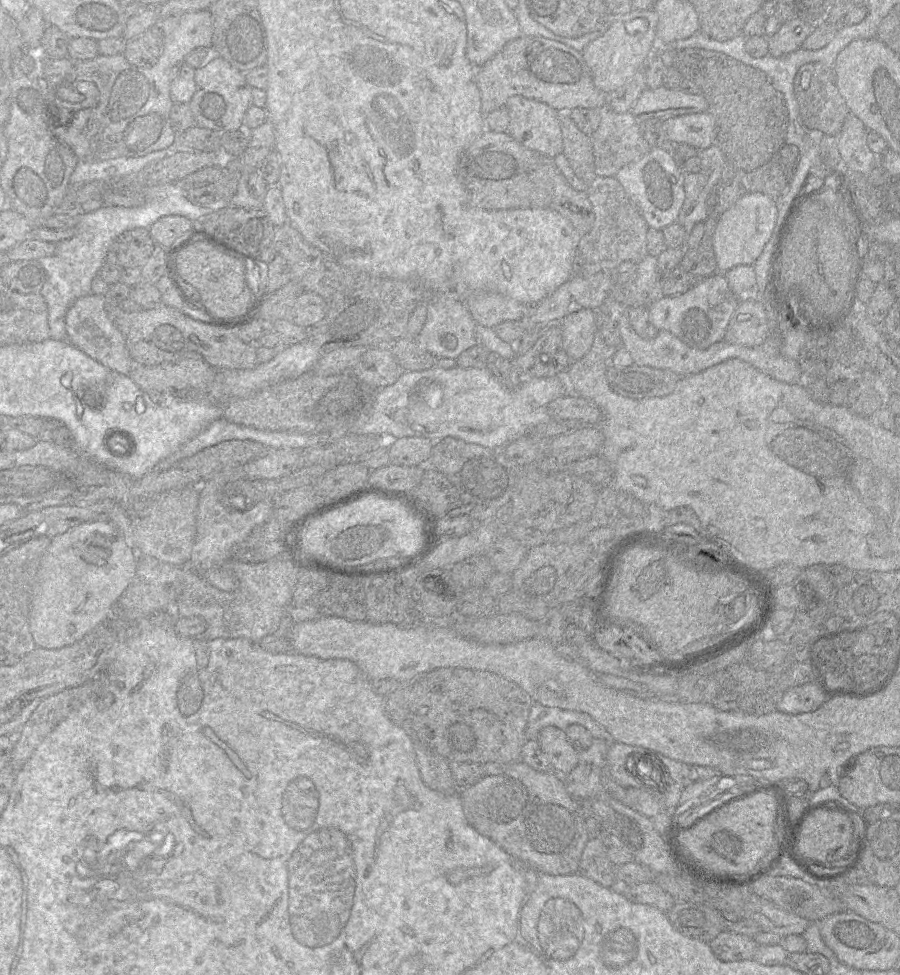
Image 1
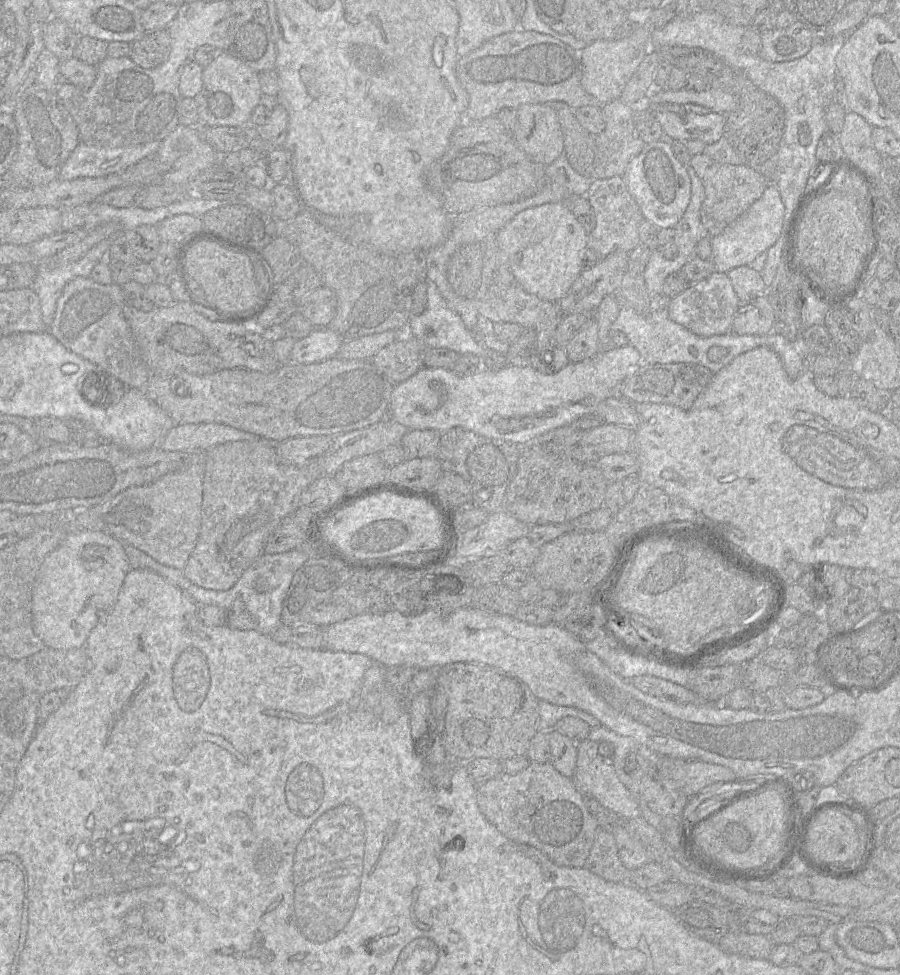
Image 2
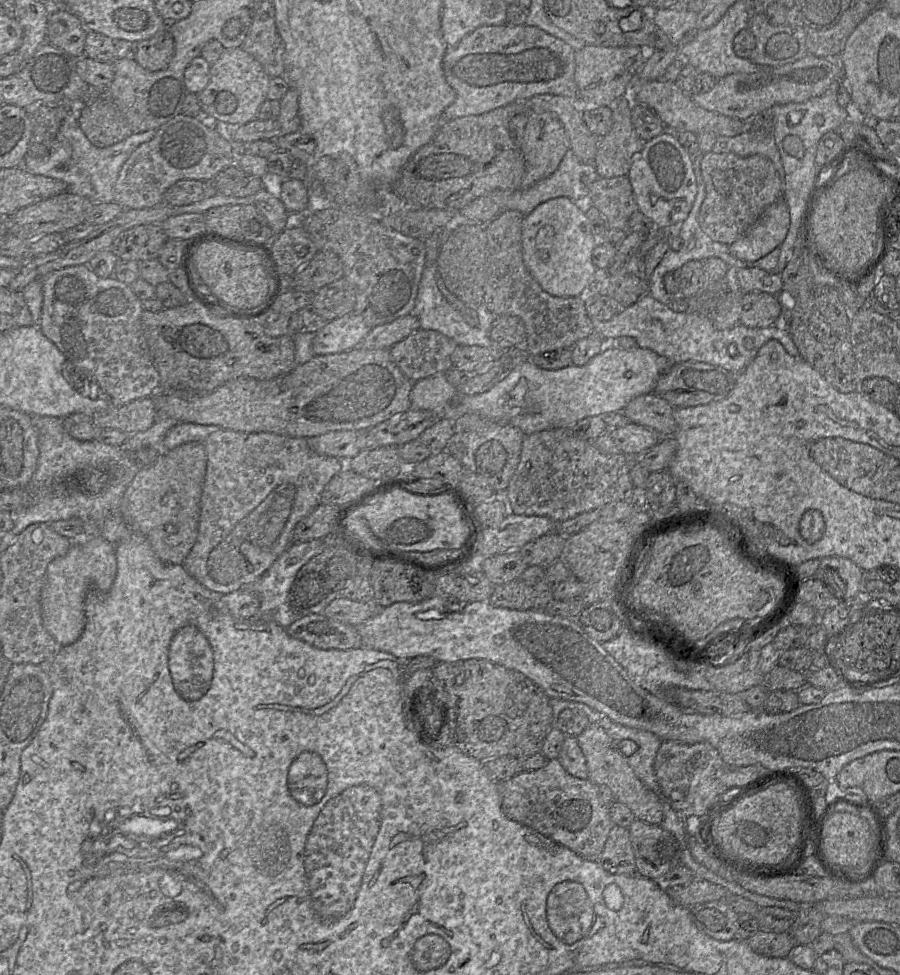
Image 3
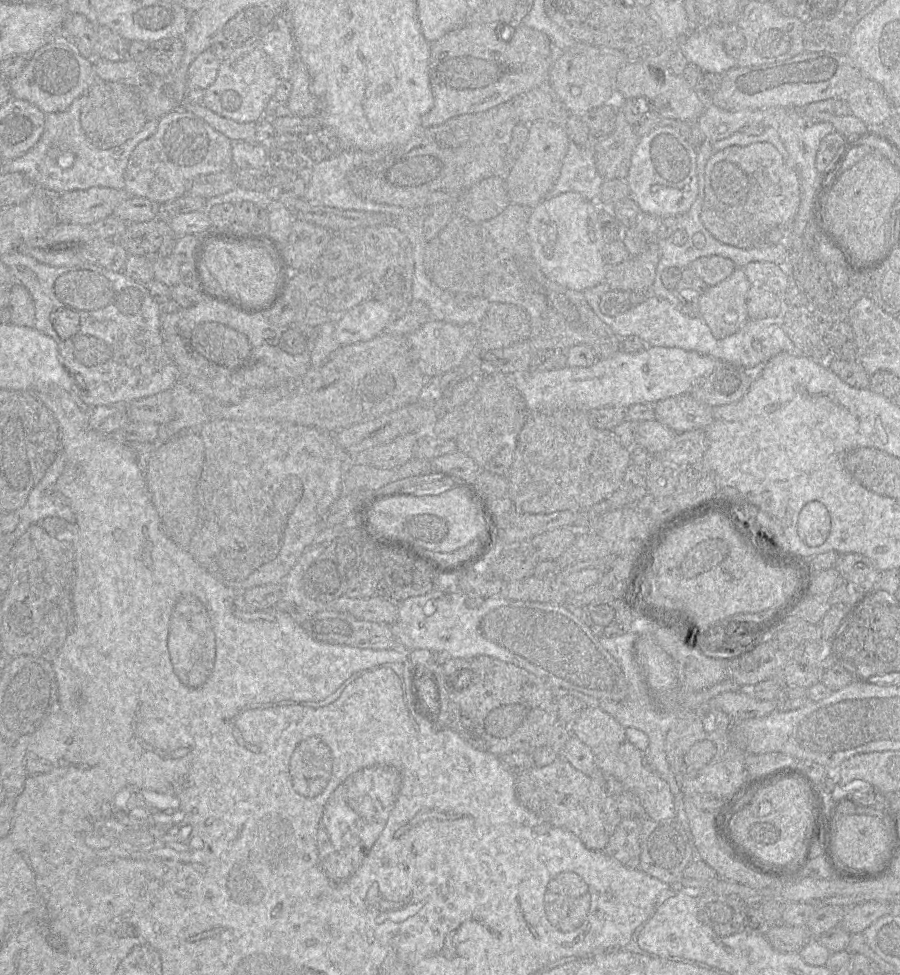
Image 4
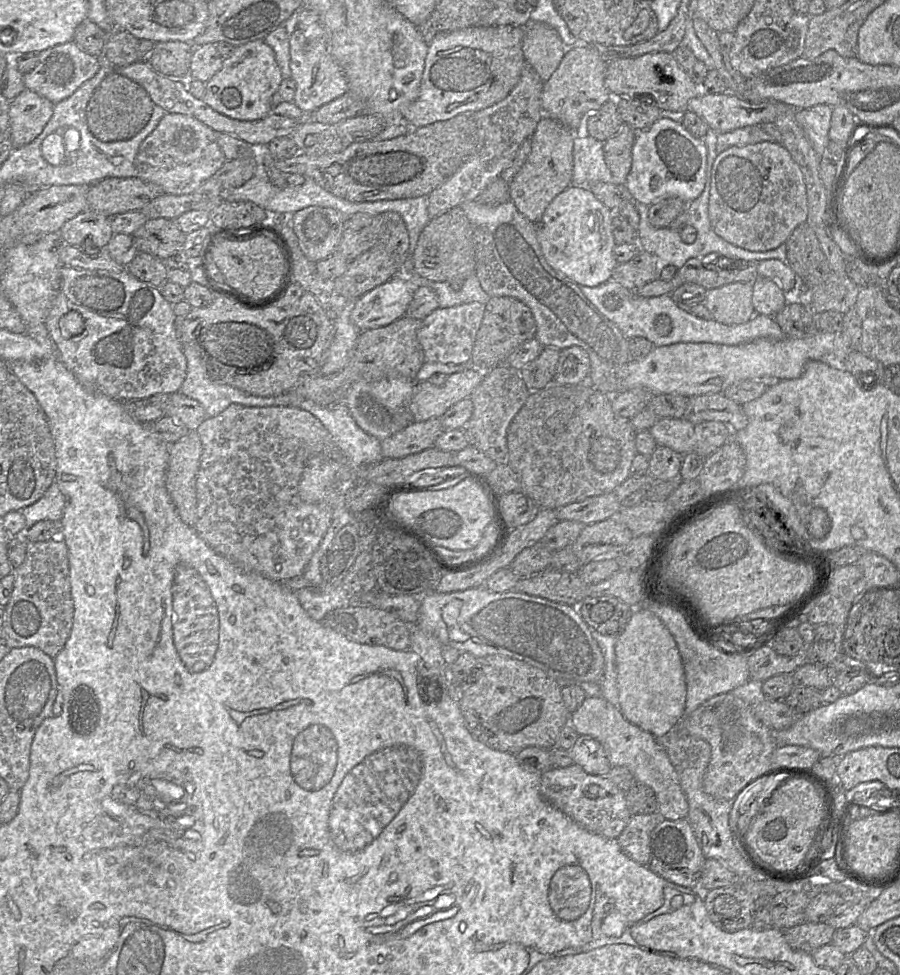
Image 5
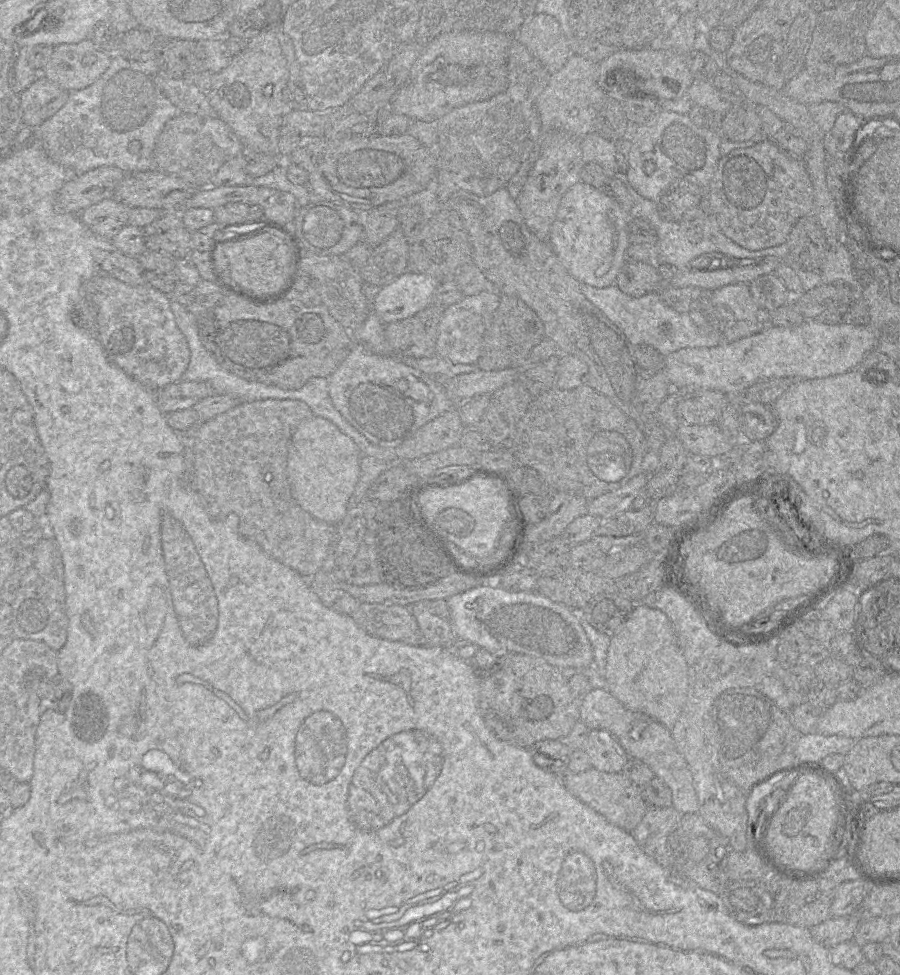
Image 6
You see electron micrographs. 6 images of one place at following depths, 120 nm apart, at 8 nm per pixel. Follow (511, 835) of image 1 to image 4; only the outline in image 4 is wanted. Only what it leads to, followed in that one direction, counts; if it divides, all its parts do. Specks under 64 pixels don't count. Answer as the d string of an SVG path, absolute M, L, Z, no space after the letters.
M560 756L547 766L533 766L515 777L515 794L522 806L548 824L569 830L591 850L603 851L623 819L615 797L604 786L601 773L587 776Z

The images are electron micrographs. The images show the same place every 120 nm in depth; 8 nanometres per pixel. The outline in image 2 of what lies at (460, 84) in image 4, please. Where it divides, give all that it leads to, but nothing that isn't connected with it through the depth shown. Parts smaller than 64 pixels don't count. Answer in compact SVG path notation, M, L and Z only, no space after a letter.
M520 28L488 39L457 61L456 75L469 95L463 120L480 121L504 108L552 101L564 102L574 110L587 105L602 107L582 87L581 55L582 50L574 50L552 36Z

